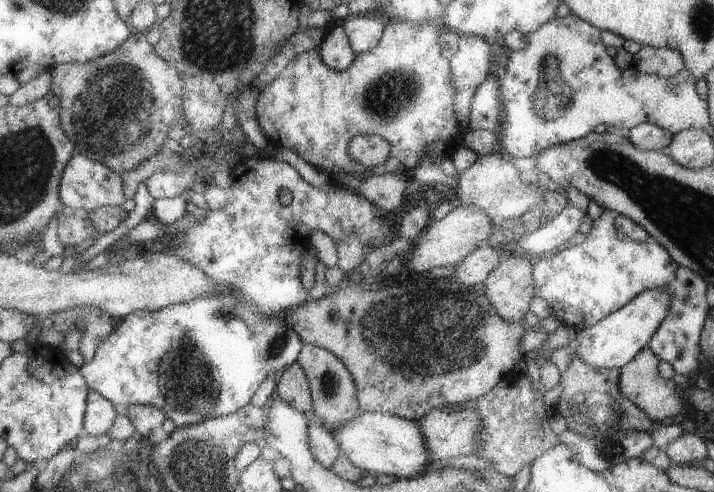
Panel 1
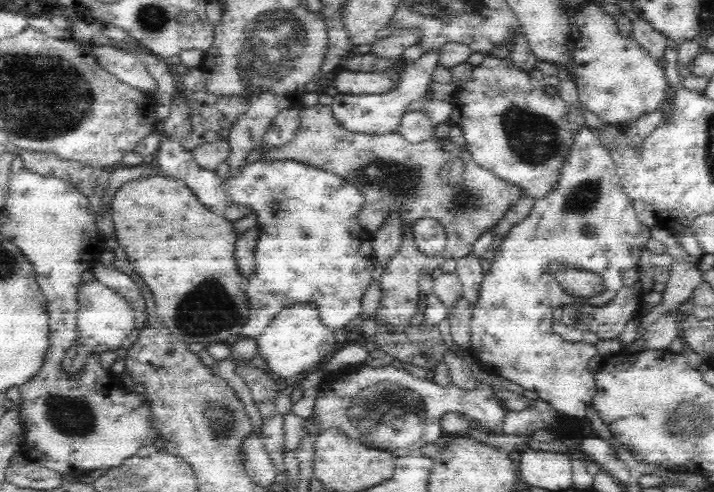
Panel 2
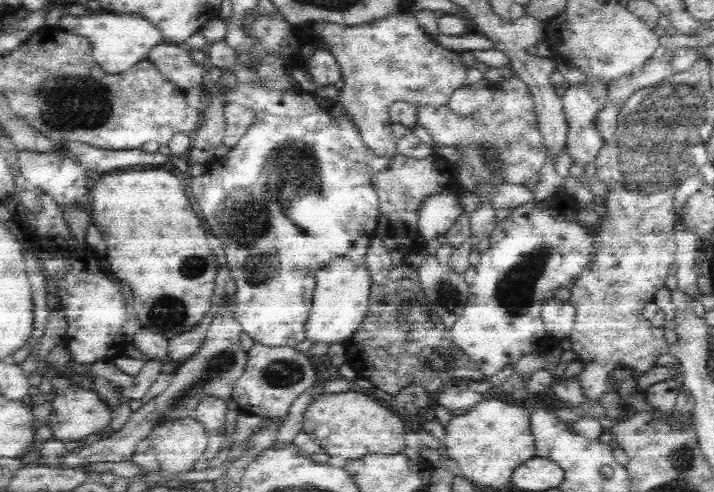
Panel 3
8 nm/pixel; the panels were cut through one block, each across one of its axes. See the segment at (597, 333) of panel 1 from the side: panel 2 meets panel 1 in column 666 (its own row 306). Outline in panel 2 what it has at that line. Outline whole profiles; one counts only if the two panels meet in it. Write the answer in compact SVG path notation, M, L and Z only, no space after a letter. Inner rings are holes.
M300 302L283 308L256 339L257 354L268 364L266 371L274 378L294 378L328 358L335 347L335 335L319 317L315 304Z

